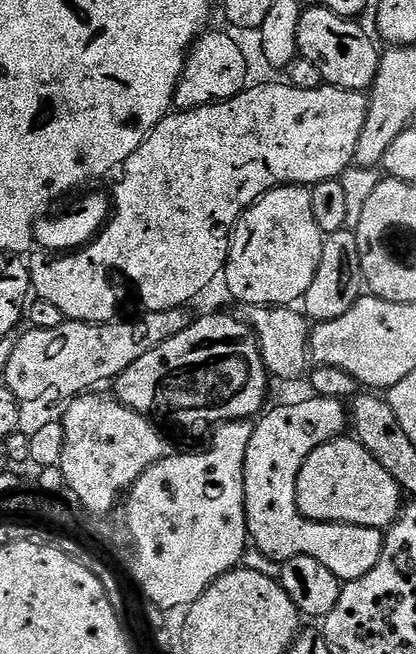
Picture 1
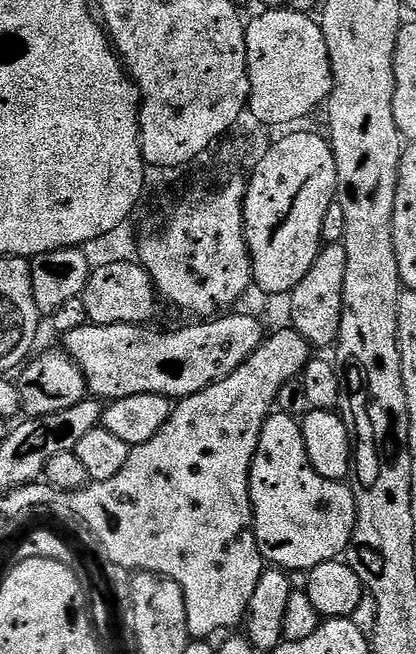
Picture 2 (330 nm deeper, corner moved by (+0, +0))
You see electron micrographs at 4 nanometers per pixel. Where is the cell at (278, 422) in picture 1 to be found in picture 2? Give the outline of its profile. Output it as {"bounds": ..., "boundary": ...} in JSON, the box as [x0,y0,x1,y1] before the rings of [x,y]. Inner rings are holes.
{"bounds":[248,410,356,574],"boundary":[[[276,410],[266,418],[262,434],[258,438],[252,469],[248,475],[248,489],[252,499],[252,522],[256,525],[258,550],[269,565],[297,574],[311,570],[320,563],[343,557],[356,526],[356,503],[351,487],[347,483],[322,478],[312,468],[306,454],[306,442],[302,438],[300,420]]]}

